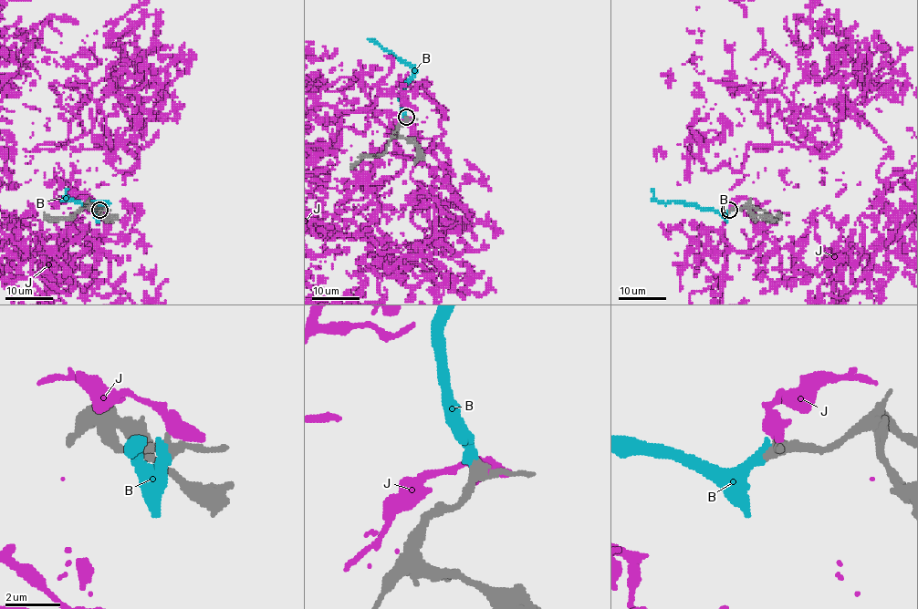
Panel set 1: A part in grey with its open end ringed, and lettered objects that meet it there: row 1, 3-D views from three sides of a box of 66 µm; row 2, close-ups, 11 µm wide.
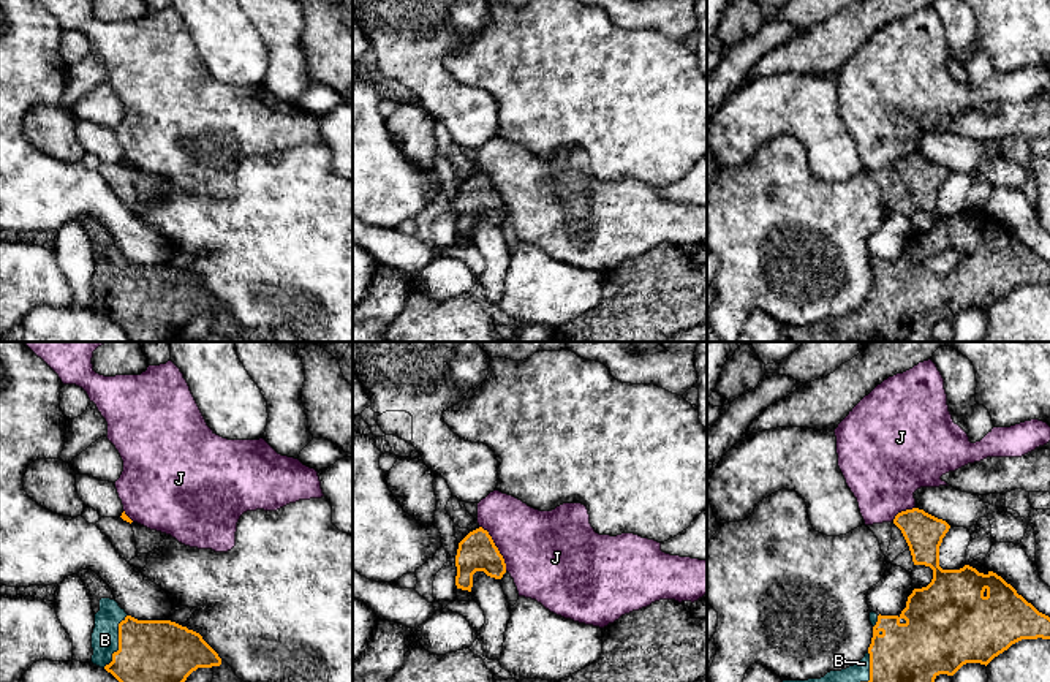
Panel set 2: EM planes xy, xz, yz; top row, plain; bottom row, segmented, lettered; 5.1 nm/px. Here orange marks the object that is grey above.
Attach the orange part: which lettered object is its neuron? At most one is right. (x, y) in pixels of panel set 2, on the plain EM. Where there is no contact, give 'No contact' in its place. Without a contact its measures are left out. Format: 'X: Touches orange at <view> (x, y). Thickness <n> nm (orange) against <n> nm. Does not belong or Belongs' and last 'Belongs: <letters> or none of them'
B: Touches orange at xy (119, 287). Thickness 380 nm (orange) against 140 nm. Belongs
J: Touches orange at xz (497, 193). Thickness 190 nm (orange) against 440 nm. Does not belong
Belongs: B

